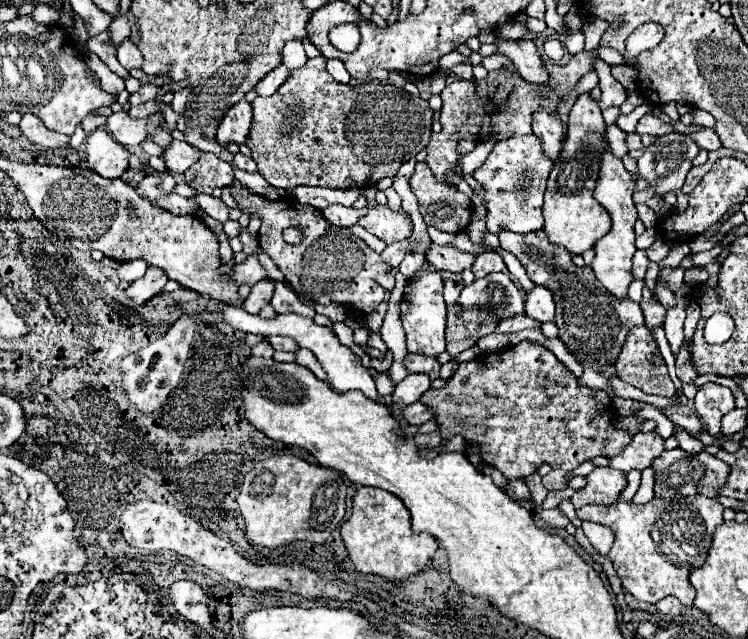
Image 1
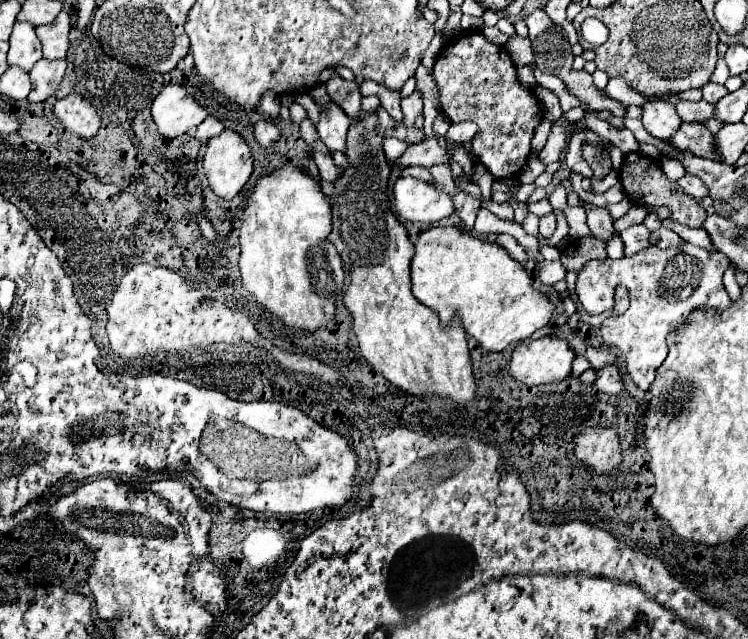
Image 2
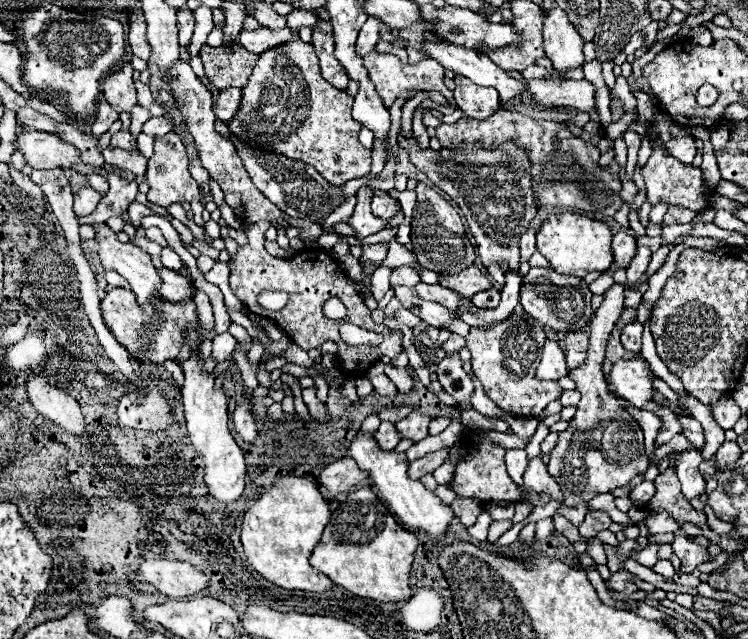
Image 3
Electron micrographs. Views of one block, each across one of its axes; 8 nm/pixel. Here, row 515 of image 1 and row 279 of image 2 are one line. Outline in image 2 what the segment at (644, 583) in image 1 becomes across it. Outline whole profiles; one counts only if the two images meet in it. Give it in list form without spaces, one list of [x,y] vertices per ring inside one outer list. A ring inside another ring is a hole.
[[[684,242],[684,248],[648,248],[632,258],[622,260],[592,260],[582,272],[588,272],[590,282],[618,282],[628,288],[630,307],[624,314],[602,322],[600,332],[606,346],[614,348],[624,362],[626,372],[632,376],[640,390],[648,390],[656,368],[664,362],[668,348],[666,336],[682,326],[692,310],[714,308],[718,314],[732,304],[724,290],[722,274],[728,268],[728,258],[706,252],[704,248]]]

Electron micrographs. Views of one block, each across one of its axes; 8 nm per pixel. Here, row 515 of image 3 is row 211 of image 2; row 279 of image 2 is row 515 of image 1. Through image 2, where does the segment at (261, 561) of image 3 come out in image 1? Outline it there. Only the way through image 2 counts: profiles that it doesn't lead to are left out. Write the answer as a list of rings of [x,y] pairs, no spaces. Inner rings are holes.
[[[270,456],[256,462],[238,494],[246,520],[246,540],[252,546],[278,548],[292,540],[322,544],[344,518],[346,486],[332,468],[312,466],[296,456]]]

